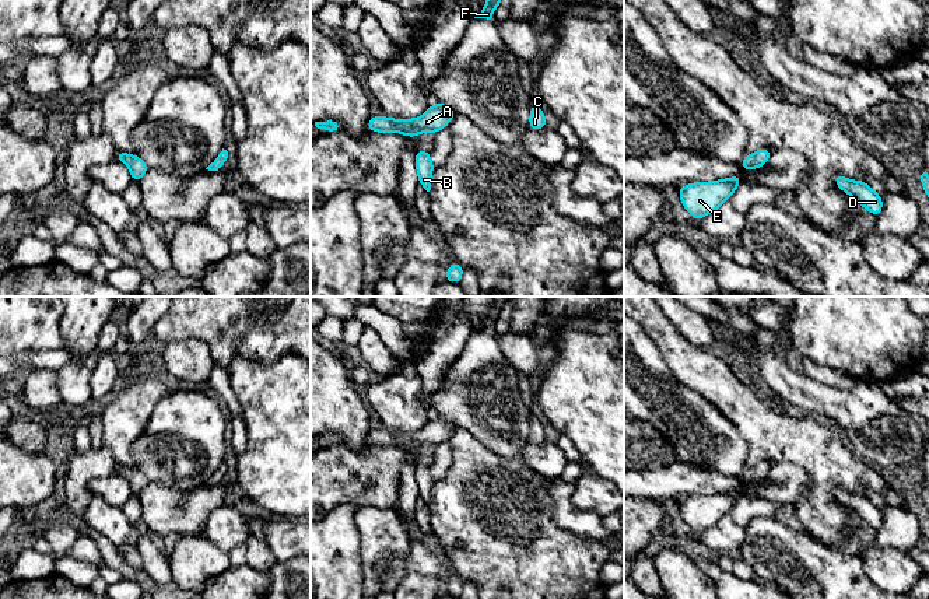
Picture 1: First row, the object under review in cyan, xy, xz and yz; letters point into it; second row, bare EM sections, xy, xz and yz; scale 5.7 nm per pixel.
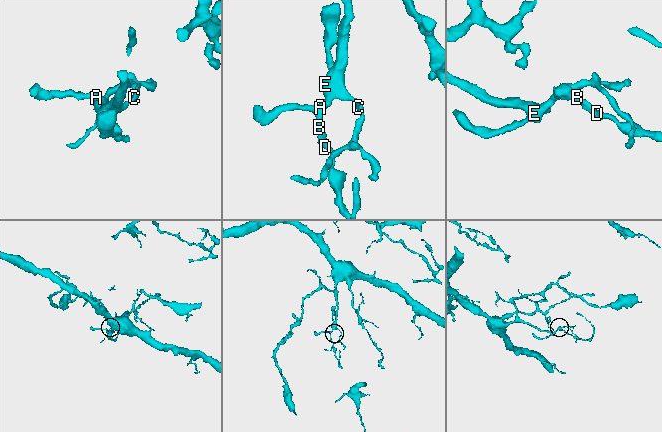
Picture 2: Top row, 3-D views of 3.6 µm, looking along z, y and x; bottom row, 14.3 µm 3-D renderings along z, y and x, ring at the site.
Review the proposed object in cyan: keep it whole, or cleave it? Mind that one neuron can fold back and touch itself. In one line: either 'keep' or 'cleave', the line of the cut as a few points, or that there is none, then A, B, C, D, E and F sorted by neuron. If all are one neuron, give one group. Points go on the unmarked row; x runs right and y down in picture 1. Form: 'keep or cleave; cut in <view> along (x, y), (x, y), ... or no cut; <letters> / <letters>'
keep; no cut; A B C D E F

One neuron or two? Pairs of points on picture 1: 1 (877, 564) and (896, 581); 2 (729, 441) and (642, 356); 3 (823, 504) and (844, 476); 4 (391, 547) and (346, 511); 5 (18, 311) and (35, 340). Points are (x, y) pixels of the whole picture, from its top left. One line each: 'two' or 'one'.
1: one
2: one
3: one
4: two
5: one

